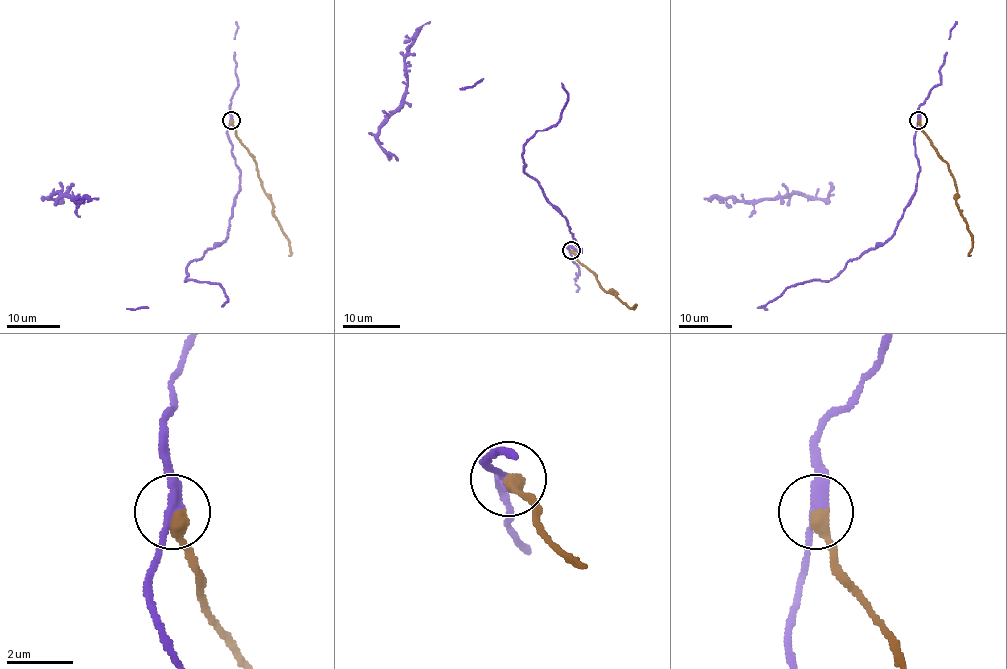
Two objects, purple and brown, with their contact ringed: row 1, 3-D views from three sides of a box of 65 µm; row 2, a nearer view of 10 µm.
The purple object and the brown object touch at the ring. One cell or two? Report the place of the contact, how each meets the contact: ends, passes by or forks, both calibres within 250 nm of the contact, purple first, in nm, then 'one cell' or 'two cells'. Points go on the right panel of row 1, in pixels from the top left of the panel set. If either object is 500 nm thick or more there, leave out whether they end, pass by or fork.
place (918, 120); purple passes by; brown ends; calibres 280 and 440 nm; two cells

